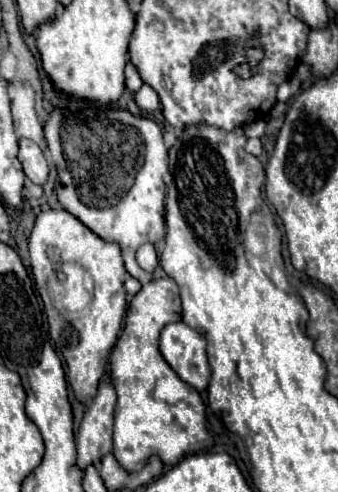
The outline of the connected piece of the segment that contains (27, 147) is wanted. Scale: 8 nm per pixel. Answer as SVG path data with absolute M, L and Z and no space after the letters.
M20 139L20 151L18 151L18 159L24 167L26 177L36 183L36 185L44 185L48 179L48 165L44 159L42 149L30 141L30 139Z

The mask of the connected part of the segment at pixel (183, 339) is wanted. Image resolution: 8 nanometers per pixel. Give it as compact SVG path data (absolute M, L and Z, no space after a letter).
M184 321L168 323L160 333L160 353L166 363L198 391L206 389L210 381L210 367L206 359L206 339Z

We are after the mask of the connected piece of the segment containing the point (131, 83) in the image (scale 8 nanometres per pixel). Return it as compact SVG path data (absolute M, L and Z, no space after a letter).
M126 63L126 87L130 93L138 93L138 89L144 85L144 81L140 79L136 67L132 63Z

